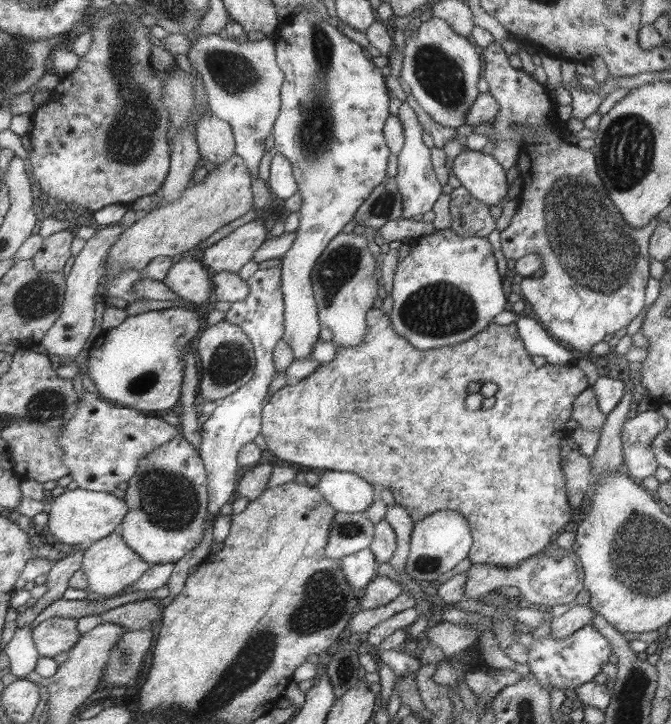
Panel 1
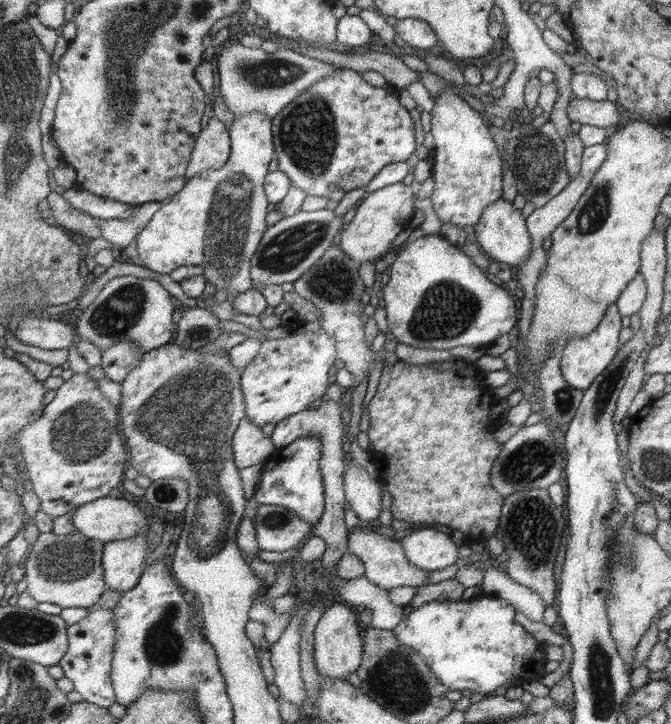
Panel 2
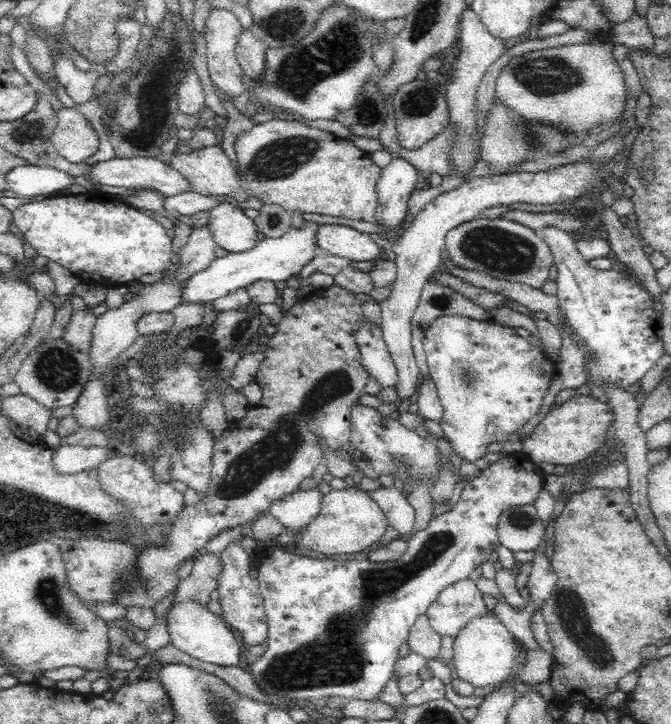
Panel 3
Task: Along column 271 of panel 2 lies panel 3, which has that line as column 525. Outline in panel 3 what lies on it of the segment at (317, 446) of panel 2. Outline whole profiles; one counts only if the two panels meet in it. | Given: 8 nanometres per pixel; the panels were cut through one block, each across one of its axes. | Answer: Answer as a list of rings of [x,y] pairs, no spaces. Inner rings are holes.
[[[515,453],[506,458],[500,458],[498,462],[494,462],[486,470],[481,471],[477,477],[468,478],[468,481],[463,486],[462,495],[458,502],[456,502],[454,508],[441,516],[434,517],[428,524],[428,528],[413,534],[408,541],[408,550],[406,550],[404,556],[391,562],[372,563],[368,560],[337,562],[336,560],[327,560],[319,556],[296,555],[296,552],[287,553],[279,549],[272,552],[259,550],[255,560],[258,563],[257,581],[260,587],[260,594],[264,599],[264,608],[267,616],[268,649],[259,658],[252,659],[249,666],[246,667],[250,675],[258,683],[258,687],[268,692],[270,696],[282,697],[288,700],[314,701],[330,696],[344,696],[344,698],[348,698],[349,700],[380,701],[377,696],[380,694],[382,688],[385,687],[386,681],[394,671],[394,666],[398,660],[398,649],[402,644],[407,642],[410,628],[414,626],[416,620],[418,620],[418,616],[427,612],[427,608],[437,600],[440,591],[443,591],[446,586],[462,579],[468,579],[476,568],[481,568],[482,564],[488,561],[492,552],[498,550],[500,539],[496,535],[496,525],[500,514],[510,508],[510,506],[534,505],[540,491],[544,488],[543,478],[543,472],[534,466],[534,462],[530,462],[529,458],[523,455]]]

